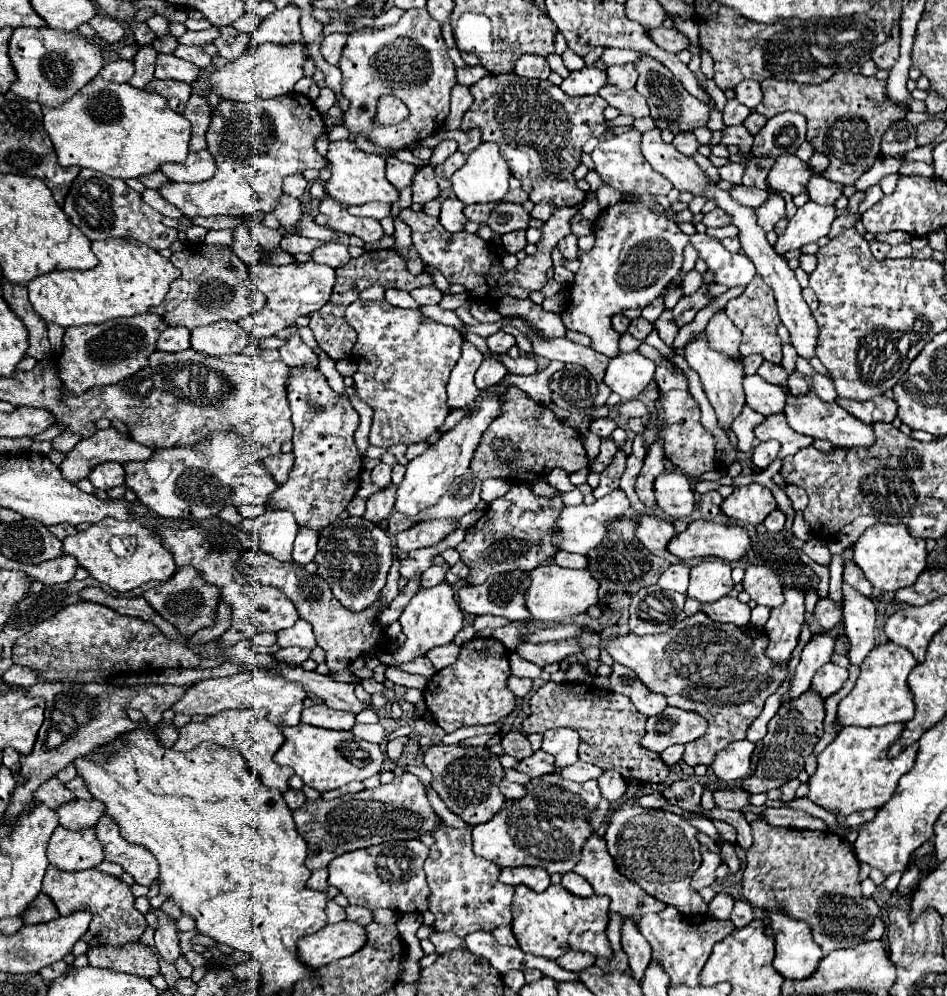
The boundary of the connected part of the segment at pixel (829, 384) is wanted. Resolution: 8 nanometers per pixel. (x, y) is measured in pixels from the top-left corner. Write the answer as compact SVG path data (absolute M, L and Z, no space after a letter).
M815 374L813 376L813 388L817 392L817 396L823 400L823 402L835 402L839 398L835 386L833 386L833 380L827 378L827 376L821 376L821 374Z

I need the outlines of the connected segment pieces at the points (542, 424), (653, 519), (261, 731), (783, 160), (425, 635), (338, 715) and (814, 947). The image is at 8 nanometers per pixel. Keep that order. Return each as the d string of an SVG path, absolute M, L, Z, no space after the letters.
M513 388L513 392L509 392L509 404L505 404L503 416L493 420L493 424L487 428L481 448L477 448L469 470L479 480L485 478L509 480L525 472L545 476L553 468L561 468L567 474L571 474L585 466L587 454L579 432L561 424L547 406L541 406L539 402L531 400L523 390Z
M637 514L635 518L637 528L635 528L635 536L641 540L641 544L651 552L657 554L661 558L667 558L671 564L679 562L677 558L669 556L665 552L665 544L677 534L677 530L673 528L671 522L667 522L663 516L659 514Z
M249 708L249 710L223 710L219 714L209 716L203 722L189 722L189 724L181 726L179 740L175 742L173 748L179 750L179 752L189 752L199 742L205 742L205 740L221 744L225 748L239 750L243 754L247 766L251 768L251 772L255 772L267 786L277 788L281 792L287 788L287 778L293 774L293 770L273 762L273 754L283 744L283 734L281 734L279 726L275 726L273 722L267 720L267 714L263 710L255 710L255 708Z
M779 156L775 158L775 164L769 170L767 184L775 190L783 190L795 196L805 192L805 184L809 182L809 176L813 176L813 172L797 156Z
M443 582L437 588L421 588L411 598L411 602L405 606L403 614L399 616L399 622L401 622L401 628L403 628L403 634L407 636L407 640L401 648L397 648L393 652L393 658L397 662L409 662L419 656L425 656L435 646L451 644L463 626L463 612L457 608L451 586L447 582Z
M315 704L303 710L301 722L327 730L351 730L355 726L355 716L349 716L349 712L331 710L325 704Z
M767 910L767 914L777 948L773 968L785 978L809 978L823 956L819 944L811 936L811 928L805 922L791 920L783 910Z

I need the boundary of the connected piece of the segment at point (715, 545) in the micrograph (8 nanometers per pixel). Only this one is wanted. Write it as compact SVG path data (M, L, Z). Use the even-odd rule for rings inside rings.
M693 520L687 530L679 532L669 544L667 550L681 558L707 558L715 556L723 562L737 562L751 540L743 526L737 524L719 524L709 520Z

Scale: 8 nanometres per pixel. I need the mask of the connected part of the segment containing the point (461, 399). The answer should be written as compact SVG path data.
M463 342L463 354L461 354L457 366L453 368L449 384L447 384L449 410L465 408L479 396L479 390L473 384L473 374L477 372L481 360L483 360L483 354L473 344Z

